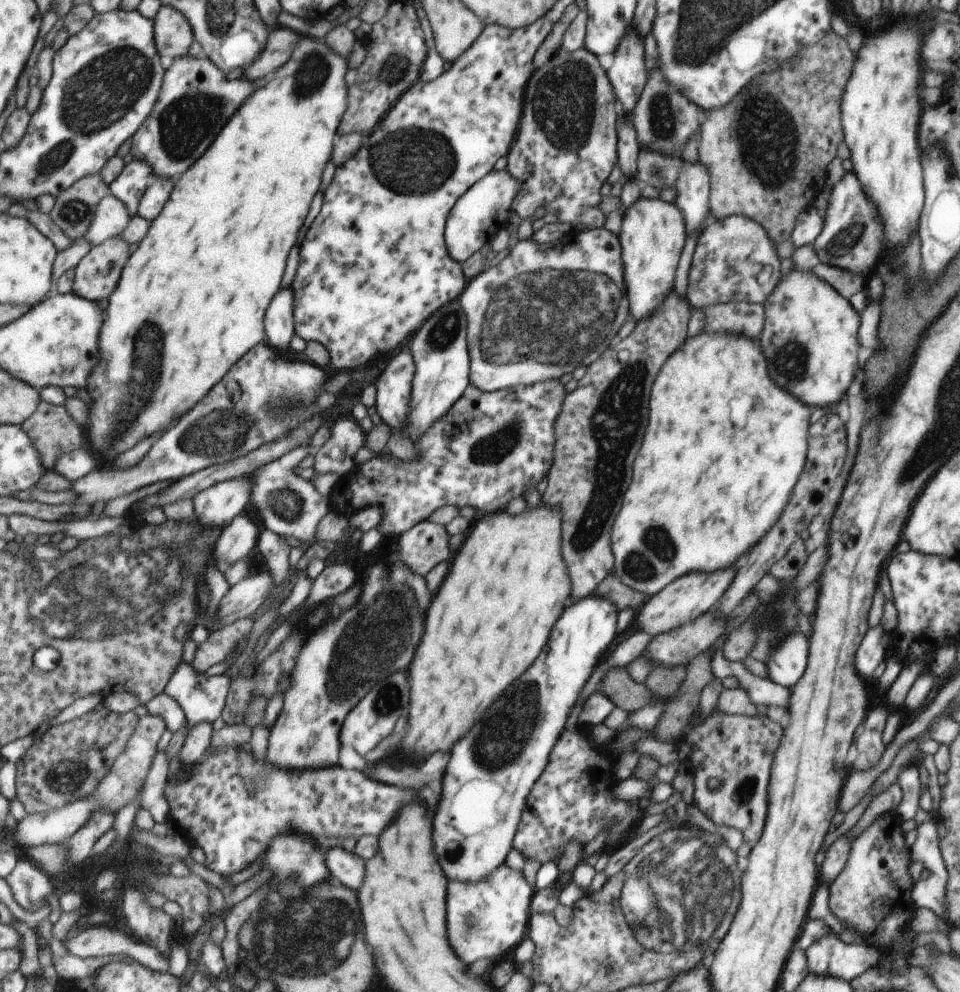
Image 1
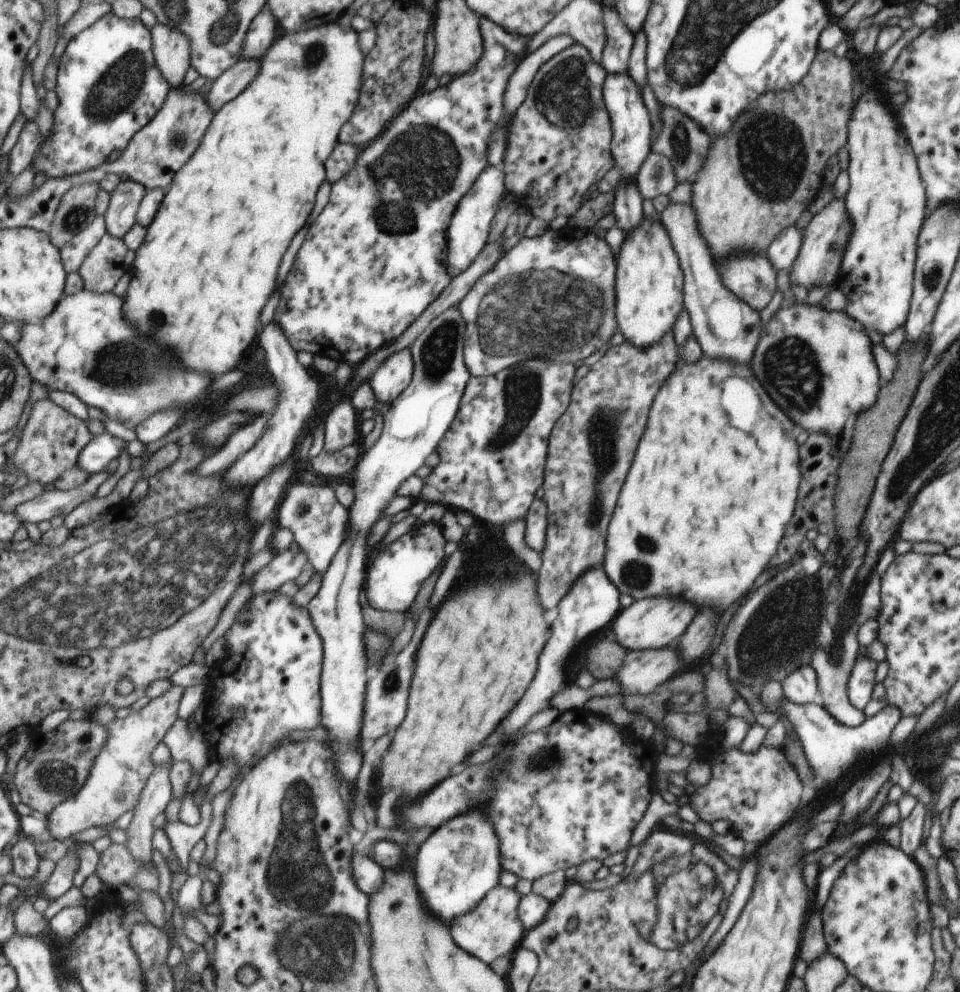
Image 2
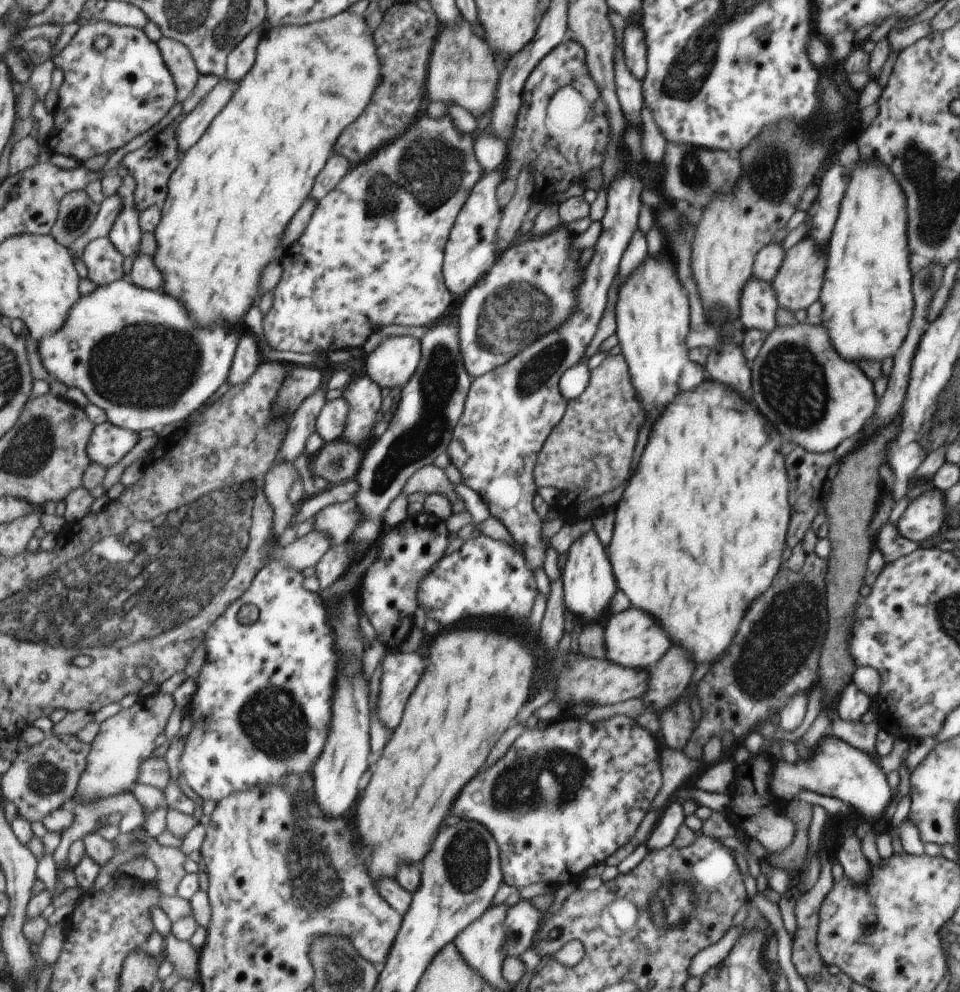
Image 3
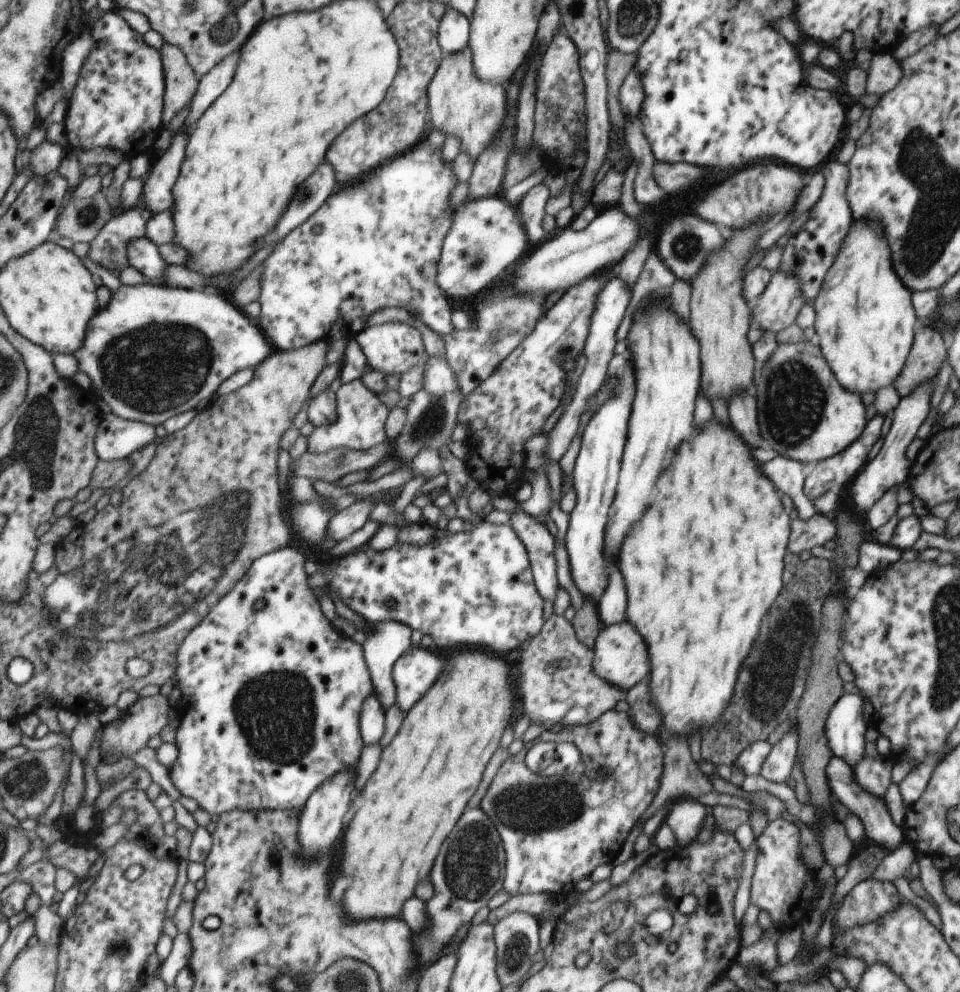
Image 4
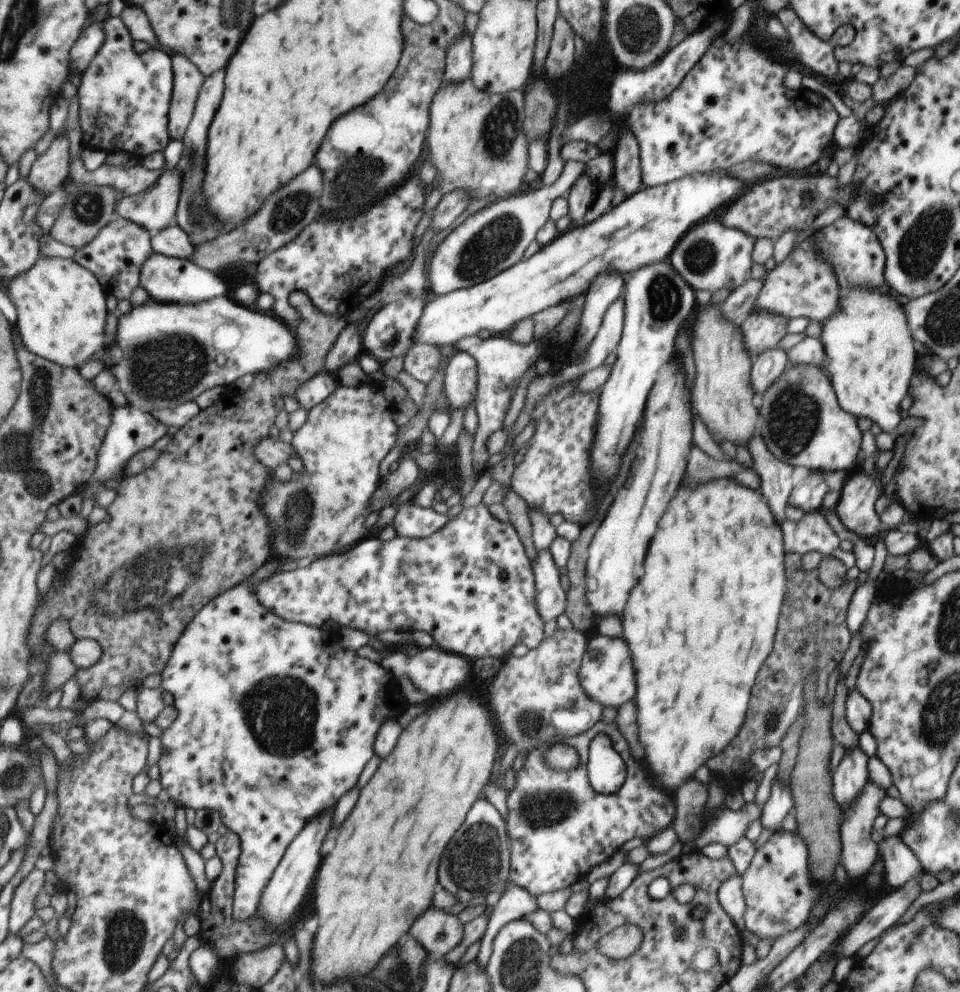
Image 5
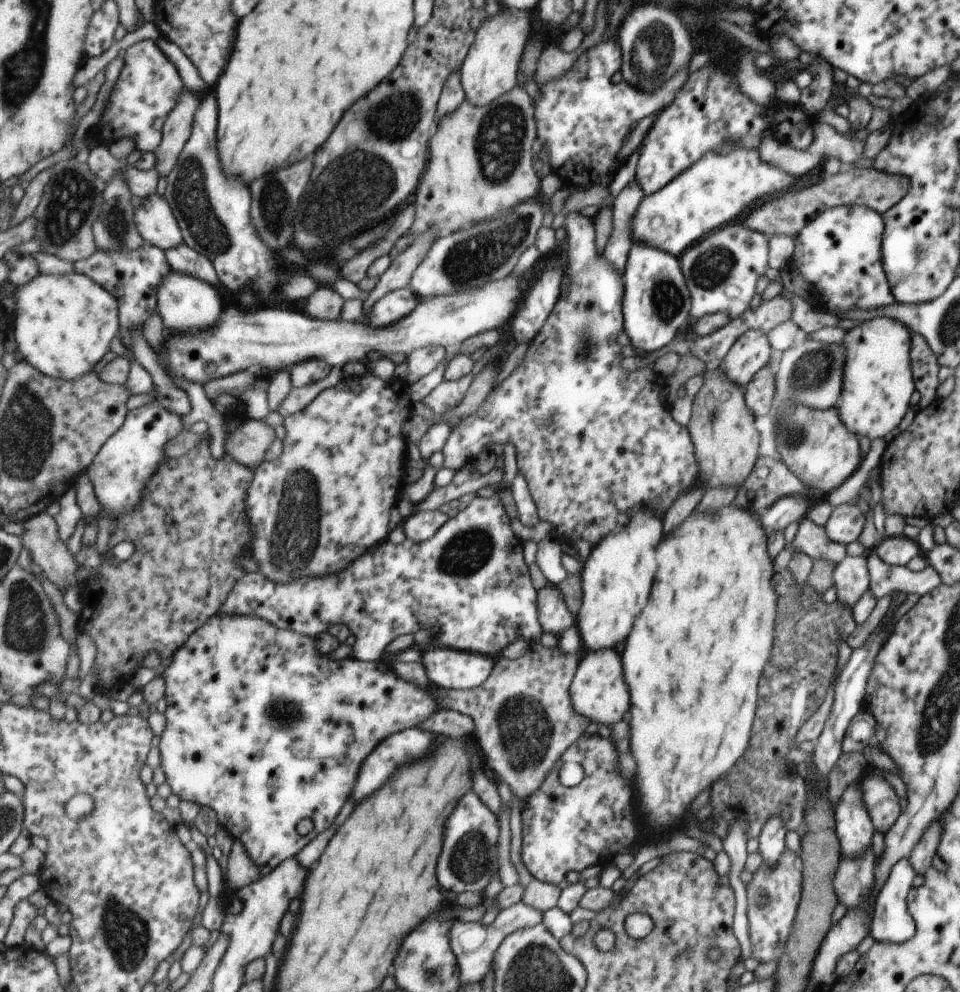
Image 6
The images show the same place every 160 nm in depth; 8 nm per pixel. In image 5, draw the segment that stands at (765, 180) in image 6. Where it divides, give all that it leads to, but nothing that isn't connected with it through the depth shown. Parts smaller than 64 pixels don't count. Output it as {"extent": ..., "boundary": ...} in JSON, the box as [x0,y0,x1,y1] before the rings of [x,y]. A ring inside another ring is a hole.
{"extent":[104,172,743,412],"boundary":[[[709,172],[694,174],[663,186],[637,190],[591,224],[557,236],[553,242],[539,248],[531,258],[521,260],[499,275],[470,288],[429,300],[422,307],[422,316],[415,326],[415,344],[429,344],[437,349],[441,346],[453,347],[457,340],[476,335],[480,330],[506,336],[521,318],[533,316],[535,312],[555,306],[561,300],[586,295],[595,276],[607,268],[623,276],[643,264],[667,258],[669,250],[683,232],[735,200],[743,190],[741,182],[731,180],[729,176]],[[227,296],[199,304],[169,304],[149,298],[146,304],[135,306],[133,312],[121,316],[118,324],[115,342],[109,346],[104,362],[109,364],[113,376],[117,378],[117,387],[126,397],[128,405],[143,412],[175,408],[176,405],[195,401],[197,396],[215,386],[225,388],[245,374],[269,372],[275,364],[297,356],[297,338],[283,322],[245,308]]]}

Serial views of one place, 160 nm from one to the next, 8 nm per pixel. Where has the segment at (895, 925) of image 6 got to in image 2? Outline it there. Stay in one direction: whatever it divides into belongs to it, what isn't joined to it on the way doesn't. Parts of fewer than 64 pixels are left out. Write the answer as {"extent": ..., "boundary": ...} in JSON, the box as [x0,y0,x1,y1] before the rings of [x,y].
{"extent":[780,697,901,782],"boundary":[[[785,697],[781,700],[780,713],[791,724],[793,732],[801,740],[801,746],[803,746],[809,766],[825,782],[839,780],[841,770],[851,770],[857,764],[861,766],[861,762],[865,762],[867,758],[877,756],[885,748],[893,726],[901,718],[901,714],[895,706],[885,706],[877,714],[873,714],[871,718],[865,718],[865,722],[861,722],[857,728],[845,728],[845,726],[837,724],[821,706],[815,706],[815,704],[801,704],[799,706]]]}

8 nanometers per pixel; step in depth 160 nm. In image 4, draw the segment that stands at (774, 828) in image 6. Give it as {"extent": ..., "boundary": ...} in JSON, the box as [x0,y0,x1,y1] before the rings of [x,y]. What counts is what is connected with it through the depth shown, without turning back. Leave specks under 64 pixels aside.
{"extent":[759,725,797,783],"boundary":[[[797,725],[791,728],[777,744],[771,746],[767,760],[761,764],[759,774],[772,783],[784,783],[789,779],[797,747]]]}

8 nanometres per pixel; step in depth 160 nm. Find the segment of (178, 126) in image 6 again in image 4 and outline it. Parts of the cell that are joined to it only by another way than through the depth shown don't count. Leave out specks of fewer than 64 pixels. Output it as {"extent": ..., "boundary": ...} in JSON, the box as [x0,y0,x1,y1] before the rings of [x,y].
{"extent":[160,42,200,126],"boundary":[[[163,42],[160,52],[166,69],[165,107],[162,116],[166,126],[179,110],[192,104],[198,91],[200,76],[182,48]]]}

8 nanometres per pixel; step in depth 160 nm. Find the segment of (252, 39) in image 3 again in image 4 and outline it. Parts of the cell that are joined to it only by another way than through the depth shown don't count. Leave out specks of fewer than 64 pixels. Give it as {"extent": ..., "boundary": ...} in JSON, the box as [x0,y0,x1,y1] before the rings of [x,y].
{"extent":[186,52,242,128],"boundary":[[[234,52],[209,74],[200,76],[198,91],[192,100],[191,109],[186,119],[189,128],[197,126],[198,120],[207,112],[207,109],[231,86],[241,59],[242,52]]]}

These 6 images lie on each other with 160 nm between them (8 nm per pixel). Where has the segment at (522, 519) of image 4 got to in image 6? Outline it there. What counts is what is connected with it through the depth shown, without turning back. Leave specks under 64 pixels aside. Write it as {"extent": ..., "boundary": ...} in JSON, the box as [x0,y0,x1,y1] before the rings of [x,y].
{"extent":[539,583,575,637],"boundary":[[[550,583],[539,590],[539,625],[543,633],[560,637],[569,626],[575,624],[572,615],[567,611],[561,592]]]}

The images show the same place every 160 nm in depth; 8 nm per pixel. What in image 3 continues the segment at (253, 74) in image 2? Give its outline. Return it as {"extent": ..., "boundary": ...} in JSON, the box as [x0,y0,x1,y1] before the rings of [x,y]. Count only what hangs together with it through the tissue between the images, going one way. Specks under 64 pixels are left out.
{"extent":[175,77,237,157],"boundary":[[[222,77],[195,109],[179,122],[179,126],[175,128],[175,136],[182,157],[199,142],[199,138],[207,132],[209,124],[227,106],[227,102],[231,102],[235,90],[237,82]]]}

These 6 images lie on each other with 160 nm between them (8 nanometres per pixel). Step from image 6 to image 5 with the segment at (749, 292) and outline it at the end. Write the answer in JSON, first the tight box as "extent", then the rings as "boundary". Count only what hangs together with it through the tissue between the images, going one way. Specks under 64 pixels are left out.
{"extent":[669,220,751,294],"boundary":[[[703,220],[703,224],[697,224],[675,244],[675,252],[669,256],[671,268],[679,272],[687,285],[699,290],[711,290],[711,294],[723,286],[731,286],[735,290],[737,286],[745,284],[745,272],[751,268],[751,242],[745,238],[745,234],[735,228],[721,226],[715,220]]]}

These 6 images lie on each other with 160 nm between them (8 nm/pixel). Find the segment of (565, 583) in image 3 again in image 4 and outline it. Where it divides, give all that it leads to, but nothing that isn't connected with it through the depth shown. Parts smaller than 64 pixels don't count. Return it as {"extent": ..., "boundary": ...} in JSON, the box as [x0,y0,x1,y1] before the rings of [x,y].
{"extent":[563,364,633,604],"boundary":[[[627,364],[627,368],[619,378],[619,392],[615,392],[615,396],[612,394],[586,423],[572,471],[576,503],[569,513],[563,542],[565,552],[568,554],[571,580],[581,593],[581,597],[589,598],[594,604],[597,604],[608,582],[604,569],[603,528],[607,522],[607,508],[613,502],[613,492],[617,484],[619,460],[625,446],[625,430],[627,430],[631,400],[633,400],[633,374]]]}

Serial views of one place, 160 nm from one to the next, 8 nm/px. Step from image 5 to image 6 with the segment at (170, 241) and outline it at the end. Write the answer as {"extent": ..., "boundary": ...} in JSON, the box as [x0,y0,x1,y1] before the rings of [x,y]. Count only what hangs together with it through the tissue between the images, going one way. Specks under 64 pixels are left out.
{"extent":[166,243,221,286],"boundary":[[[186,243],[167,250],[166,256],[175,272],[181,272],[181,274],[189,276],[193,274],[193,278],[197,276],[200,280],[207,280],[207,282],[211,282],[215,286],[221,284],[215,264],[211,264],[209,258],[196,252],[193,248],[189,248]]]}

